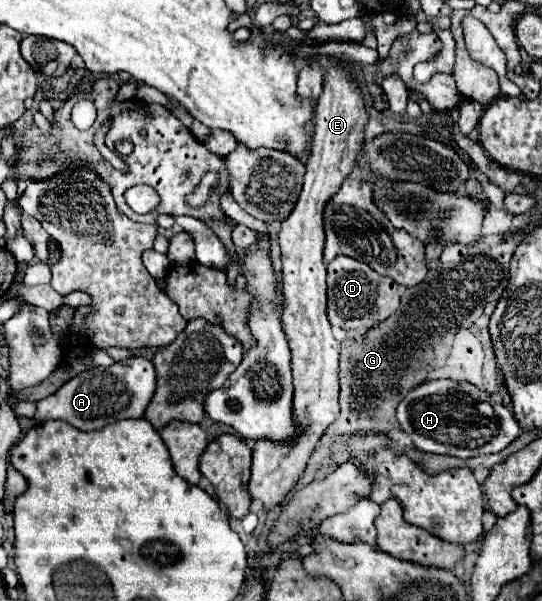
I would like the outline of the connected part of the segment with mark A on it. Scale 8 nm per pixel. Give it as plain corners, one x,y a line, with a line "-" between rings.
128,357
124,361
112,363
110,367
92,367
78,373
74,379
66,381
54,395
38,401
34,419
62,419
82,431
94,431
108,423
120,419
138,419
144,417
144,411
154,395
156,371
152,361
144,357

